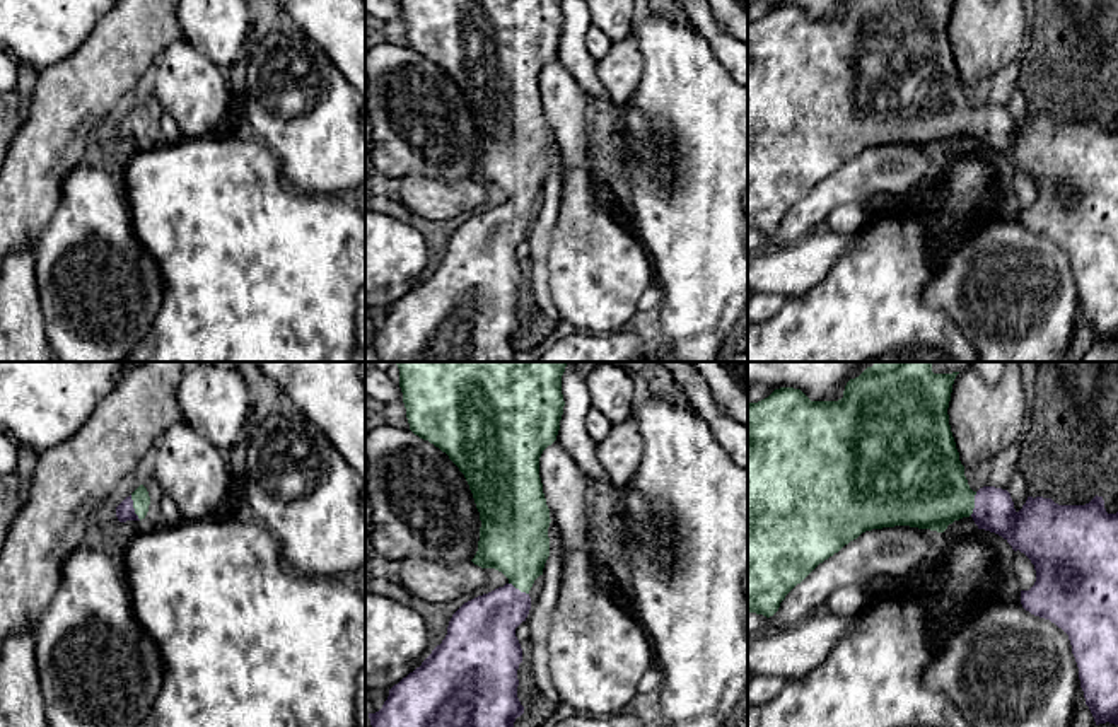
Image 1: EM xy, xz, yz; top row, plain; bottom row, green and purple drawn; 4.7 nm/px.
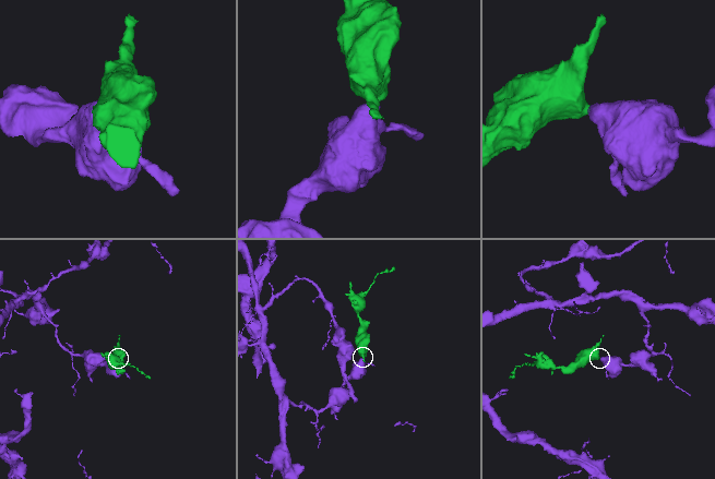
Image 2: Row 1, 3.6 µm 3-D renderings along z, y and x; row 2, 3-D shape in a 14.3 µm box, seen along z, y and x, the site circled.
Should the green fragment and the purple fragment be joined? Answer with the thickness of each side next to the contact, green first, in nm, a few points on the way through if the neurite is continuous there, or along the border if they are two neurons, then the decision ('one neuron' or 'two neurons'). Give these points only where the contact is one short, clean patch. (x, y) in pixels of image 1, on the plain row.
80 nm thick on the green side, 90 nm on the other; runs through xy (140, 115), (133, 125), (125, 128); one neuron

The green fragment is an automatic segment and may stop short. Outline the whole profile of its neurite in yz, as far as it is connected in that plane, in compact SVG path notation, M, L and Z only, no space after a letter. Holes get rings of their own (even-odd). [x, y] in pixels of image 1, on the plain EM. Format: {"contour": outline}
{"contour": "M847 0L838 19L811 19L801 7L780 5L758 20L748 20L748 230L773 234L785 213L801 201L819 181L838 171L862 150L894 143L910 143L944 150L949 142L963 135L973 135L978 147L1002 154L1014 169L1024 171L1036 188L1036 200L1029 208L1021 208L1021 222L1034 234L1050 237L1062 246L1070 258L1072 271L1079 285L1080 305L1096 343L1118 343L1118 130L1108 131L1103 114L1094 114L1086 123L1058 123L1051 116L1028 114L1017 130L1010 111L995 104L973 109L964 94L964 84L949 43L949 19L954 0Z"}

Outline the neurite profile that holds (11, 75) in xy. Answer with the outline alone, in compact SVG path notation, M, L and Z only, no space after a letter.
M0 46L0 92L22 87L22 70L19 61Z

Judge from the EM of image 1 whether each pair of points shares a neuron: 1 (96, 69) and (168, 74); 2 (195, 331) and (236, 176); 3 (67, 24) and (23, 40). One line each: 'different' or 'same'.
1: different
2: same
3: same

